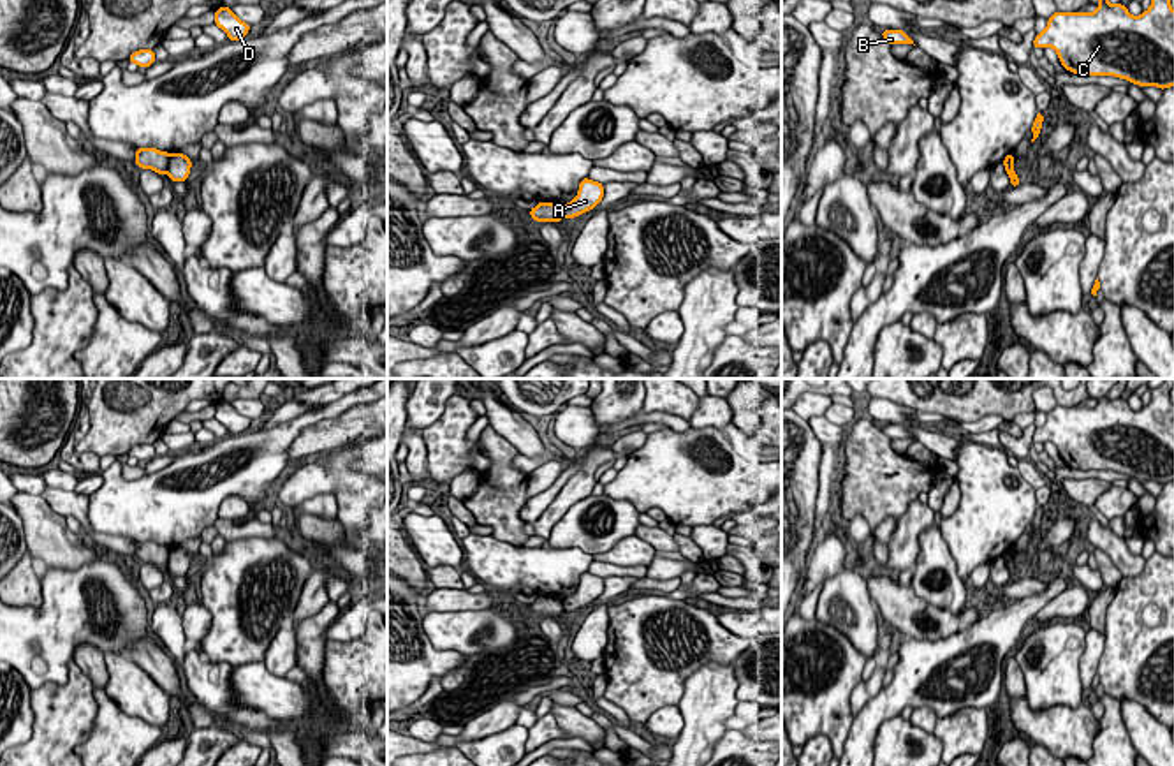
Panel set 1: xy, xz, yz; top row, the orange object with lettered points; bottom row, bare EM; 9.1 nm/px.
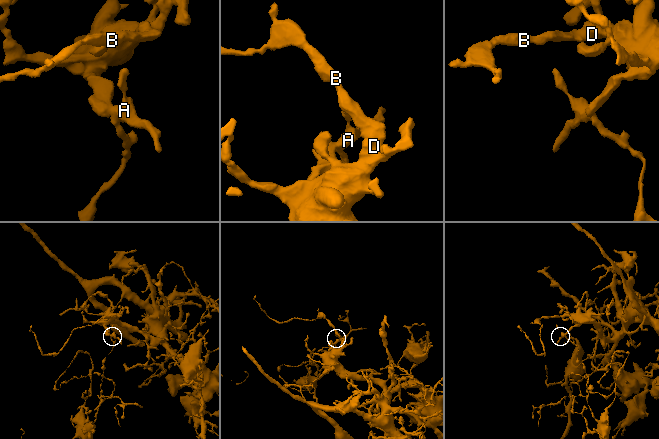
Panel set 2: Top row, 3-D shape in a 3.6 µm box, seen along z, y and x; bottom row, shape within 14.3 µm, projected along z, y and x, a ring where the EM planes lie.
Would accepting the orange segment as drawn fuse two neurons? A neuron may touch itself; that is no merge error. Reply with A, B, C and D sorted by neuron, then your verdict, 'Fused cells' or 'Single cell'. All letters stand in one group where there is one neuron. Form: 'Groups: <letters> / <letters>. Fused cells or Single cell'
Groups: A / B C D. Fused cells

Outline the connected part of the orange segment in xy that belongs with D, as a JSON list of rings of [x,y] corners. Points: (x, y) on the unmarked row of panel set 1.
[[[224,400],[215,405],[215,419],[227,428],[229,435],[245,433],[252,423],[248,417],[241,416],[231,401]]]

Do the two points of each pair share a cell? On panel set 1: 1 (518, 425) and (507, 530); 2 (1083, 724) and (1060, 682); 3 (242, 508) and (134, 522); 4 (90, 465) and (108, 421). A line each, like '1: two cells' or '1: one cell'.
1: two cells
2: two cells
3: two cells
4: two cells

